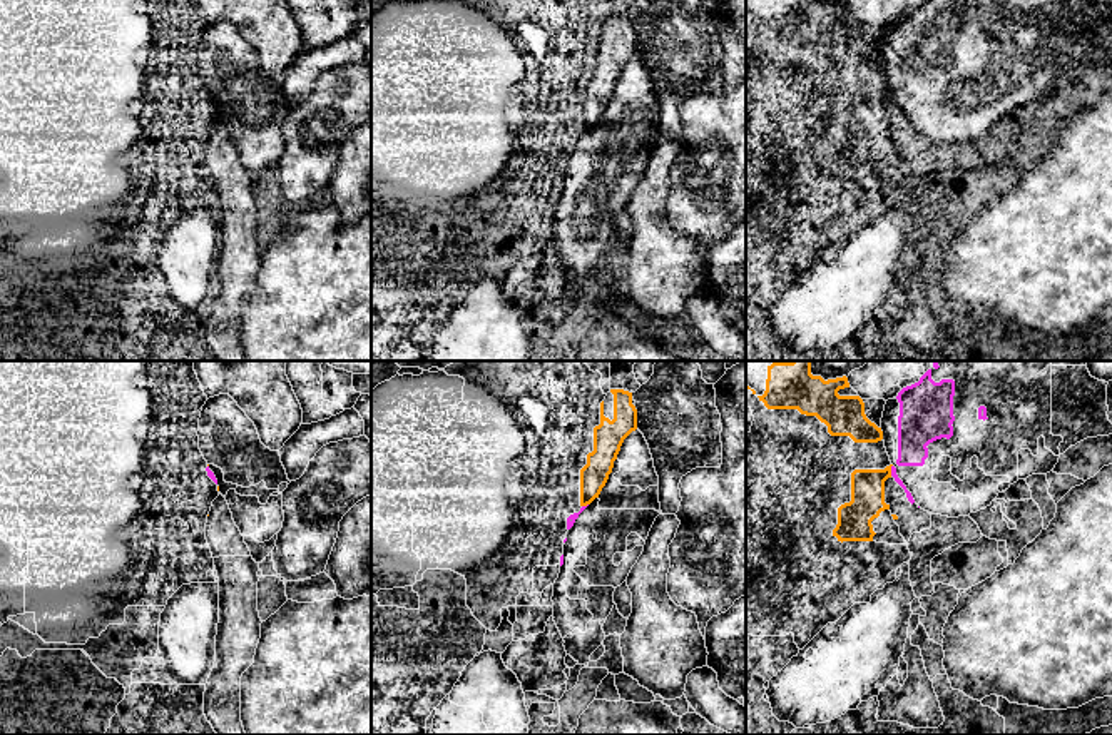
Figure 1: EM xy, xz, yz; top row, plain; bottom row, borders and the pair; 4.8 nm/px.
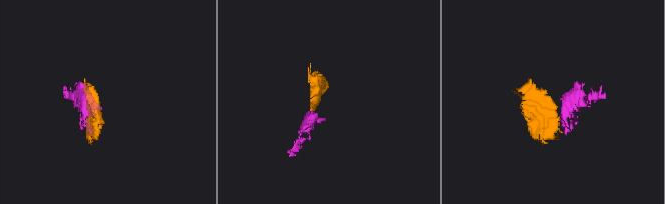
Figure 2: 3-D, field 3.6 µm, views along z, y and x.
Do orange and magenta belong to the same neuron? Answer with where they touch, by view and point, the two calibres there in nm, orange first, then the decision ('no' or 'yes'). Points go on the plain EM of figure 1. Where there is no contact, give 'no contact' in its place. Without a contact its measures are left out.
contact yz (890, 96); calibres 160 and 30 nm; no

